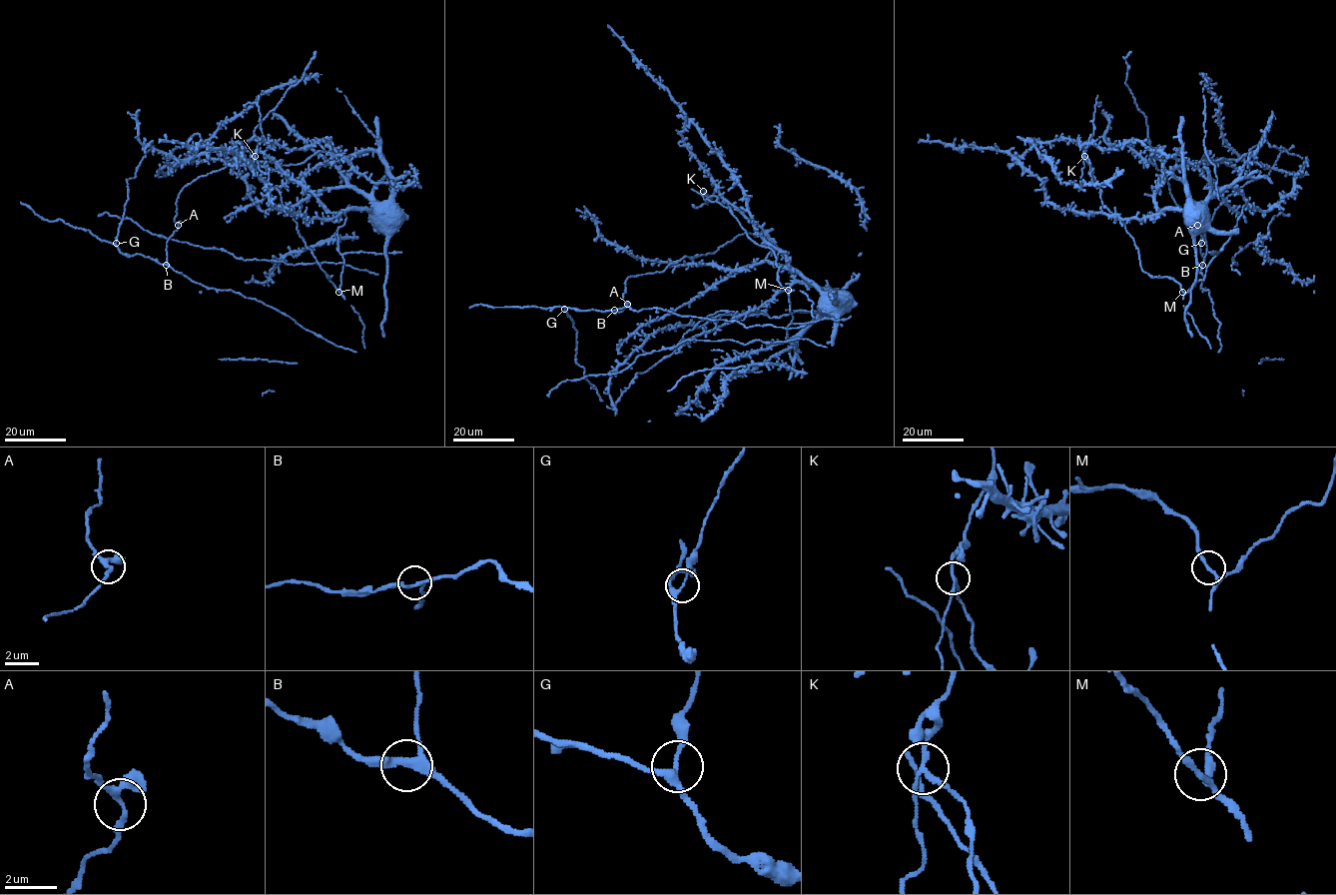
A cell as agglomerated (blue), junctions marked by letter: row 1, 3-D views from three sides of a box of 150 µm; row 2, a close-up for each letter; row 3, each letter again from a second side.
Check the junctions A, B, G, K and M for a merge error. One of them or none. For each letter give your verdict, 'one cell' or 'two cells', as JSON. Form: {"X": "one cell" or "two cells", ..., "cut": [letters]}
{"A": "one cell", "B": "one cell", "G": "one cell", "K": "two cells", "M": "one cell", "cut": ["K"]}

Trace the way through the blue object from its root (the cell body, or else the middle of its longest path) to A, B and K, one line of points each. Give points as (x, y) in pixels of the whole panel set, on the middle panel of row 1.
A: (834, 308), (801, 275), (777, 264), (723, 270), (688, 257), (661, 272), (629, 277), (626, 304)
B: (834, 308), (801, 275), (777, 264), (723, 270), (684, 257), (661, 272), (629, 277), (627, 305), (614, 310)
K: (834, 308), (839, 302), (839, 291), (799, 283), (786, 257), (759, 227), (717, 192), (710, 198), (703, 191)

